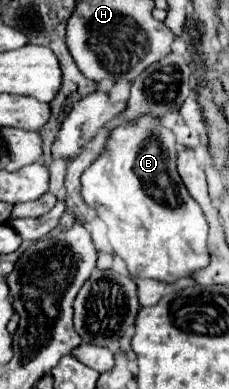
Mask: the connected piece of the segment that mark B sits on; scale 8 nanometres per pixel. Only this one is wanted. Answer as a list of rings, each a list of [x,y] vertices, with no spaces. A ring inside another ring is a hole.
[[[144,116],[130,124],[120,124],[118,128],[114,128],[106,152],[82,174],[82,196],[106,222],[108,240],[114,252],[126,262],[128,272],[134,280],[158,280],[174,284],[176,280],[186,278],[210,264],[210,254],[206,246],[206,216],[200,204],[192,200],[176,172],[174,134],[166,130],[160,120]]]

